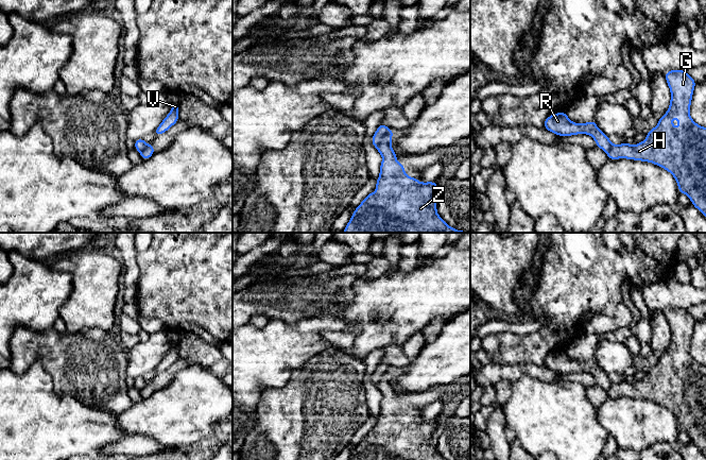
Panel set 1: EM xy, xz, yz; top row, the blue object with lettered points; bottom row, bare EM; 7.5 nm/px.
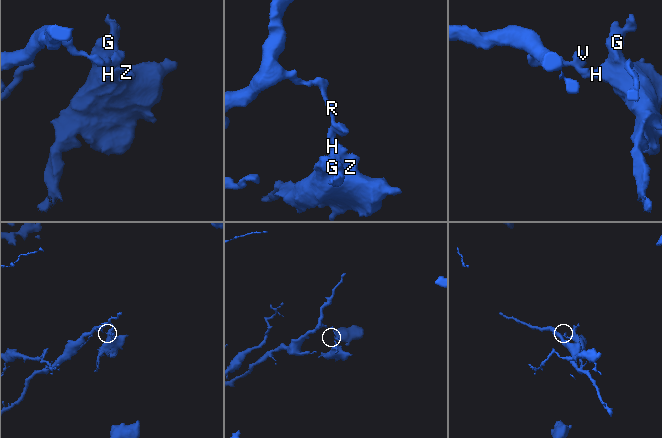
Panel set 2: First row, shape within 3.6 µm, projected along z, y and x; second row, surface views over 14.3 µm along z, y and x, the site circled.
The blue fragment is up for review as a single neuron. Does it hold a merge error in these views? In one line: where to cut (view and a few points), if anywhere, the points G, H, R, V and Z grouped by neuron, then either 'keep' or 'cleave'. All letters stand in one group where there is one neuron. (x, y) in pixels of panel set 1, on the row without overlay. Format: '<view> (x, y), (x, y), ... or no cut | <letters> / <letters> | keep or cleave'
xz (389, 368), (376, 385) | G H Z / R V | cleave

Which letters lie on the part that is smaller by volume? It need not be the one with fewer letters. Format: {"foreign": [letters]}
{"foreign": ["G", "H", "Z"]}

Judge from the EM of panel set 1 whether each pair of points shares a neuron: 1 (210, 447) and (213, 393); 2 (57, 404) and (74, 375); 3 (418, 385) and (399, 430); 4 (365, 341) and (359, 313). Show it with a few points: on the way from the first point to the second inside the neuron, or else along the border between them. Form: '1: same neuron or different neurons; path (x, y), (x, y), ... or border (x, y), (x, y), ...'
1: different neurons; border (221, 421), (210, 435), (188, 444)
2: different neurons; border (49, 373), (57, 393), (68, 394), (85, 406)
3: different neurons; border (436, 386), (420, 392), (406, 393)
4: same neuron; path (365, 335), (365, 320)

